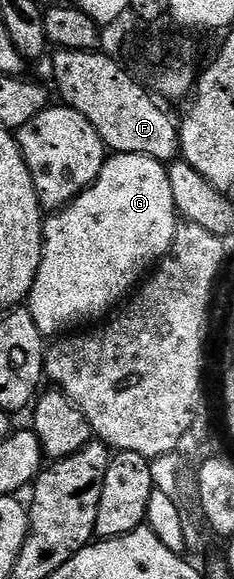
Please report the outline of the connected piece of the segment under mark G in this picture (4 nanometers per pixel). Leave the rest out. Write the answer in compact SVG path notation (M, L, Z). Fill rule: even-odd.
M117 153L108 156L101 167L101 175L97 175L95 182L93 182L80 197L73 198L69 204L63 206L63 208L58 211L52 212L50 216L44 220L43 258L41 259L41 267L37 271L37 279L31 288L31 295L25 302L25 307L33 315L33 323L37 323L37 331L41 331L44 338L55 339L60 335L70 334L72 331L86 326L83 325L86 321L96 320L95 322L98 322L100 320L98 317L101 316L102 313L108 312L107 314L110 314L112 310L140 284L144 274L152 267L158 266L159 262L163 260L164 255L169 251L169 247L173 243L173 235L175 234L177 224L177 214L175 204L173 203L173 187L169 187L169 175L167 171L168 166L164 164L164 162L153 159L152 157L146 157L145 155Z

